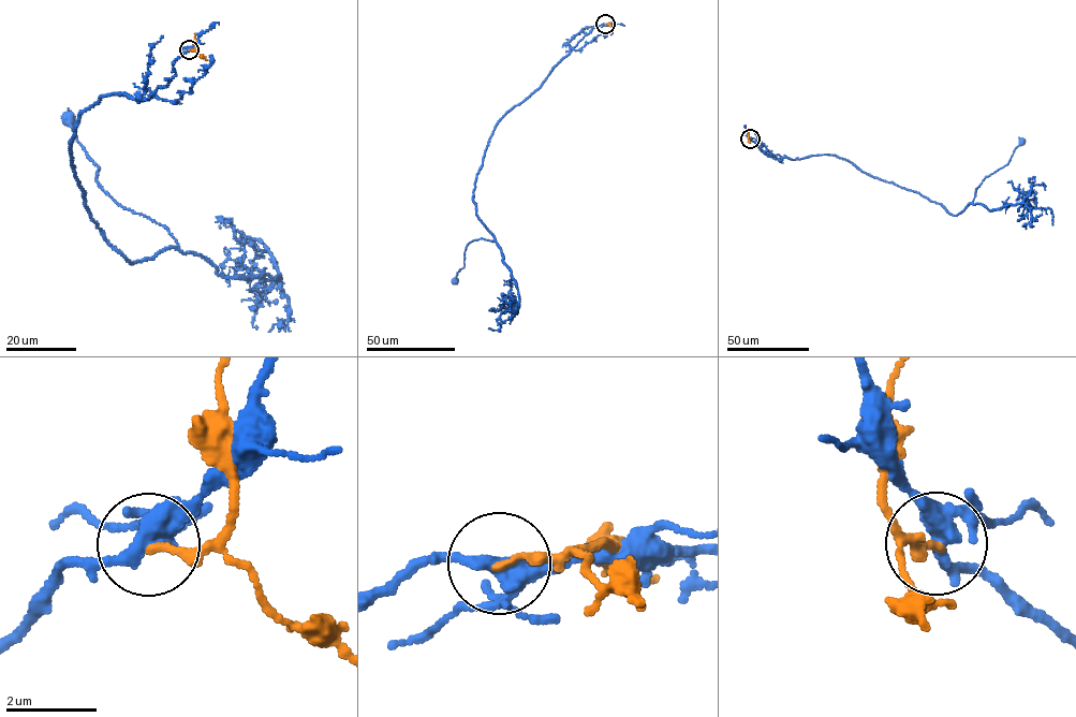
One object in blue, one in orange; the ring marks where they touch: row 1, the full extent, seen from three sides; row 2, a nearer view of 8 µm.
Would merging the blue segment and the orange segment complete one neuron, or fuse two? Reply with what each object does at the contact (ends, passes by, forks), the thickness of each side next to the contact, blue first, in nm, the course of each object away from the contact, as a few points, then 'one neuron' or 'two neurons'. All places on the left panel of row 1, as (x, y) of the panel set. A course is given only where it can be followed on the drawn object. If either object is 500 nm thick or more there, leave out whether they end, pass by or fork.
blue forks; orange ends; calibres 360 and 130 nm; course blue (189, 50), (150, 97), (83, 110), (71, 144), (105, 239), (132, 263), (175, 248), (103, 190), (68, 118); course orange (189, 50), (196, 47), (195, 34); two neurons

